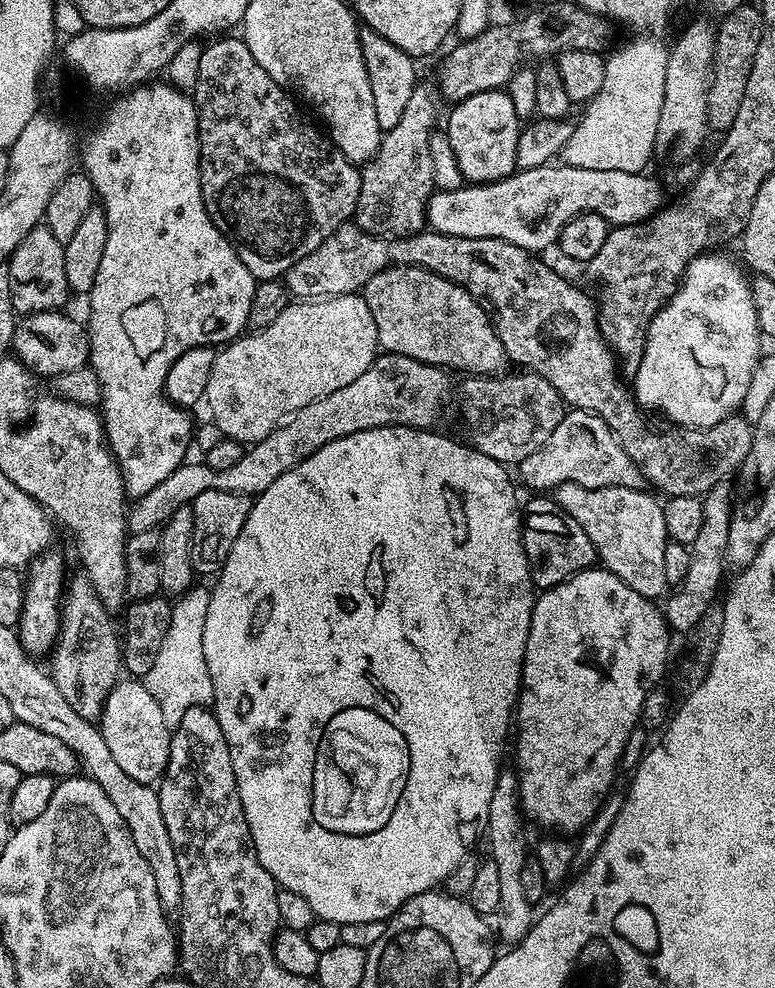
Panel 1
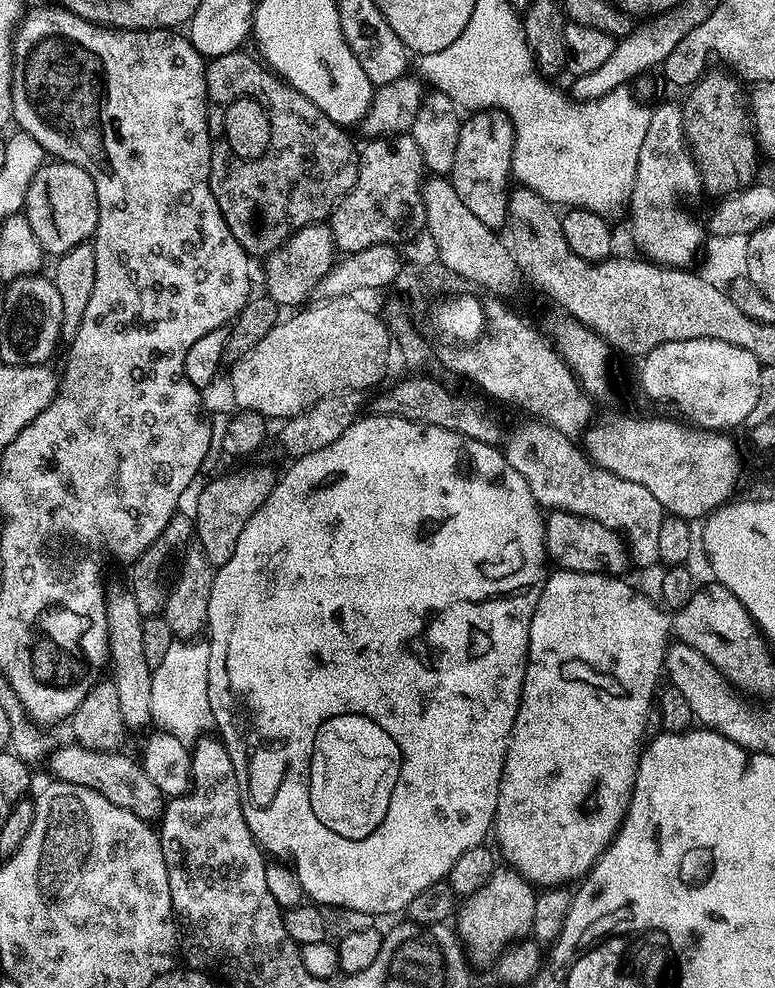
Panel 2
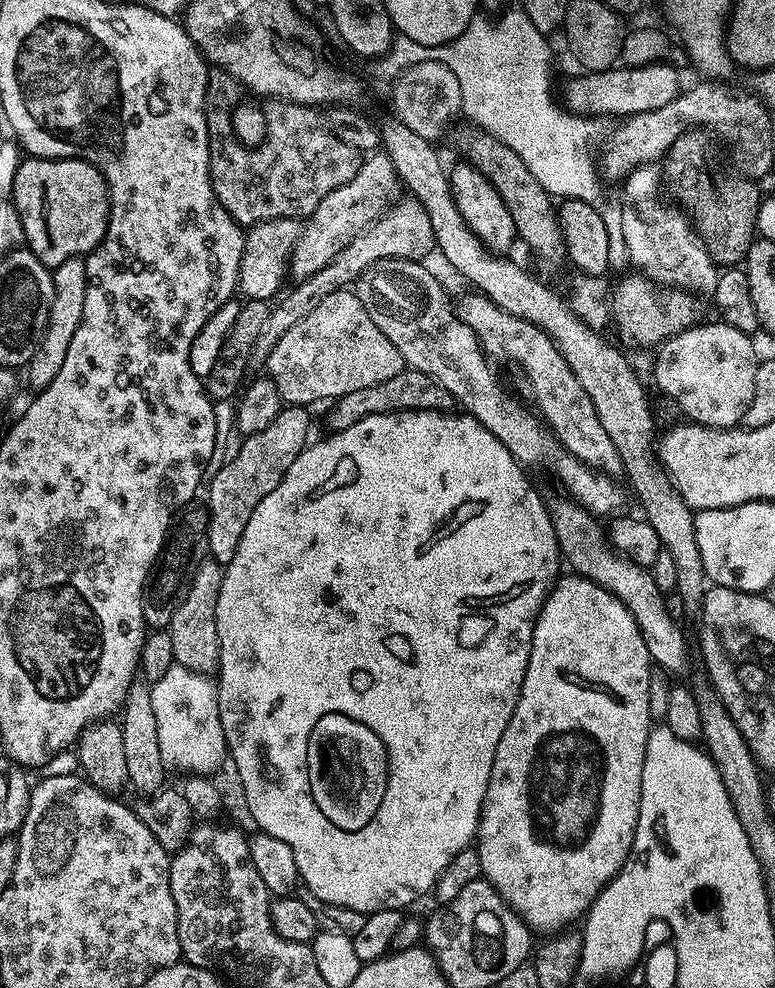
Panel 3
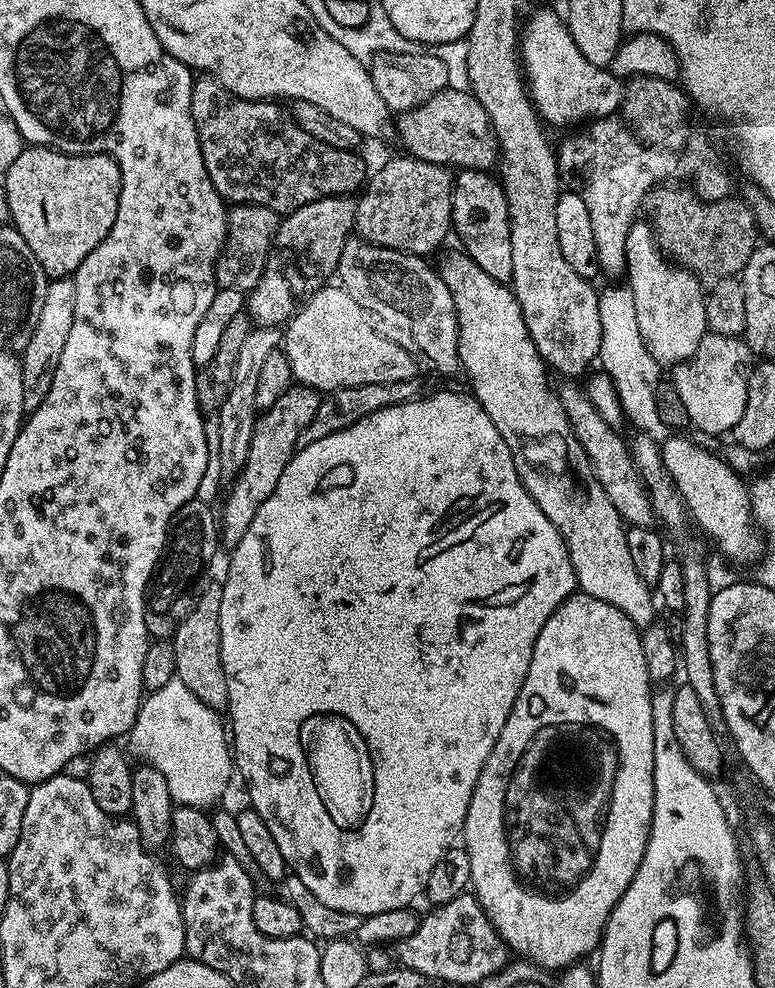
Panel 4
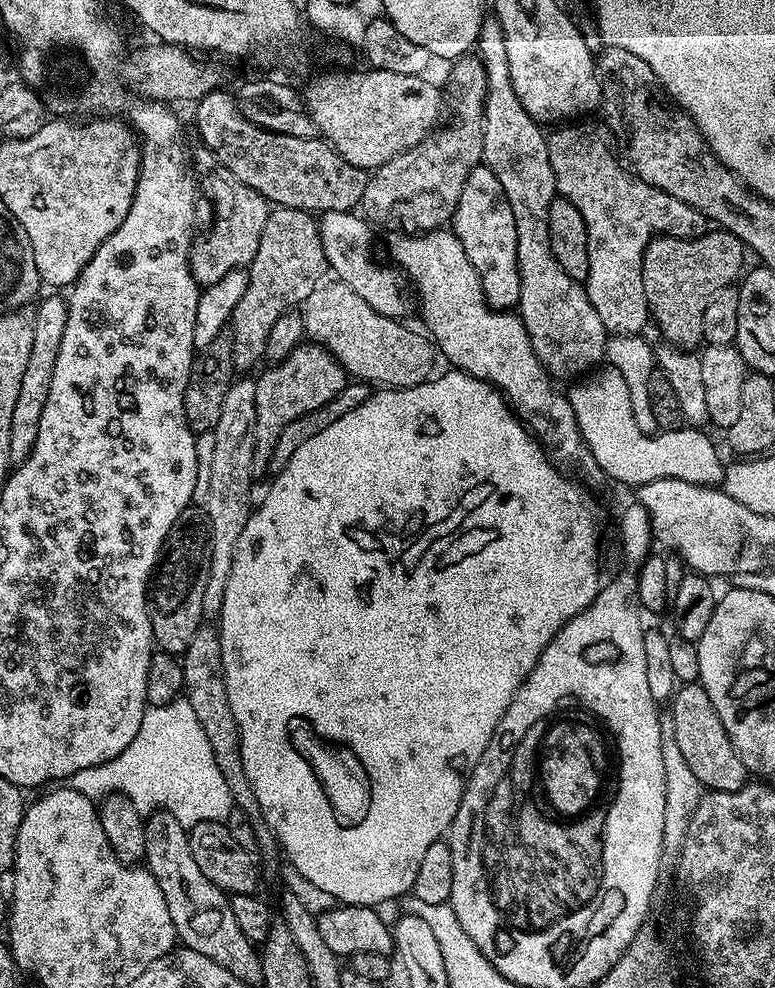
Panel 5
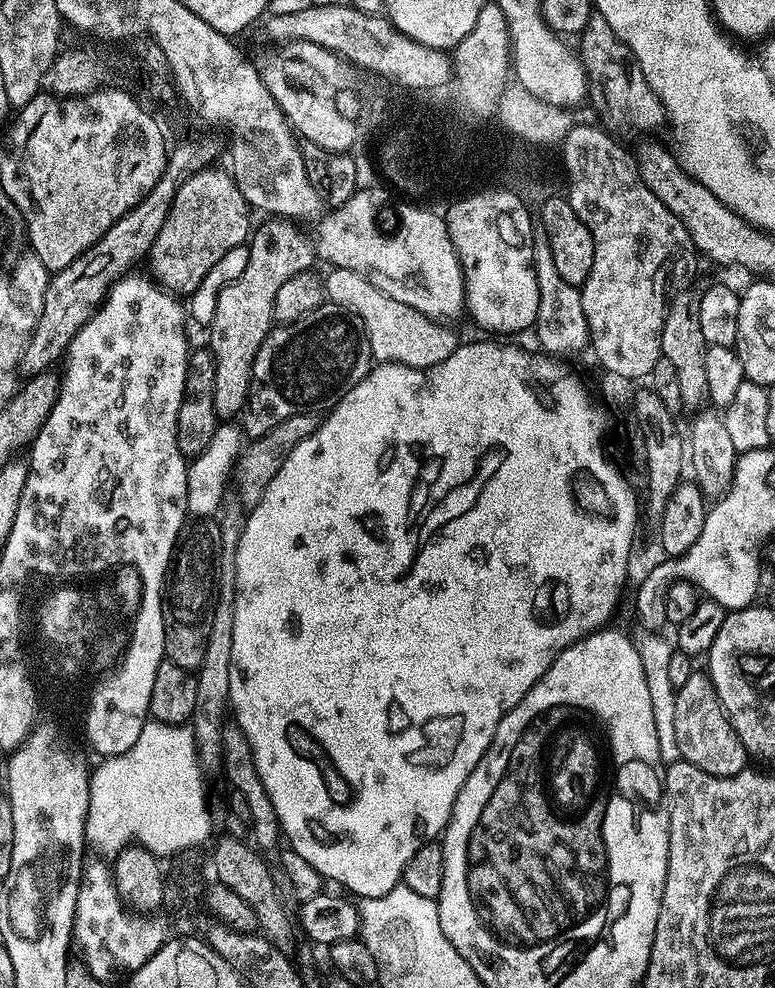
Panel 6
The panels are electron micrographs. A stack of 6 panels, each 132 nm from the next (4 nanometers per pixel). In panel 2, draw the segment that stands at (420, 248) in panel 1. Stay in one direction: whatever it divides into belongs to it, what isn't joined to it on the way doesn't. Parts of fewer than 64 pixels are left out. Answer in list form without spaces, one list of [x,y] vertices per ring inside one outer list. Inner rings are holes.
[[[324,222],[306,226],[294,233],[280,248],[275,248],[263,261],[267,295],[281,306],[303,305],[309,299],[307,296],[311,297],[315,293],[318,282],[326,278],[326,274],[337,260],[338,249],[332,237],[331,227]]]

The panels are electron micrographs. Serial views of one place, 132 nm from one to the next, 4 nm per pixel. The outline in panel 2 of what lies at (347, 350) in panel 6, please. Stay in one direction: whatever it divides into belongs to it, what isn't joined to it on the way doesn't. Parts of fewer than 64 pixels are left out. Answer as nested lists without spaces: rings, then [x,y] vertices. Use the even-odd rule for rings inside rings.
[[[244,472],[229,480],[212,480],[196,496],[194,511],[194,536],[210,565],[214,568],[224,565],[234,554],[237,539],[242,534],[246,522],[254,518],[254,510],[270,498],[278,476],[272,472]]]

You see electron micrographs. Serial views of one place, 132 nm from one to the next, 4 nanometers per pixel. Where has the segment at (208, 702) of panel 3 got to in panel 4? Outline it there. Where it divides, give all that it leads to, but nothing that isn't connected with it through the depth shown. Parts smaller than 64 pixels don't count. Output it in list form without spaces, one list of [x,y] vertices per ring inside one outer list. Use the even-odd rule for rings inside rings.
[[[181,680],[166,682],[162,690],[145,695],[140,702],[140,713],[136,715],[130,739],[131,755],[141,756],[139,759],[143,763],[166,778],[177,805],[211,809],[221,803],[219,800],[223,798],[232,776],[234,780],[234,756],[221,713],[194,698],[194,693]]]

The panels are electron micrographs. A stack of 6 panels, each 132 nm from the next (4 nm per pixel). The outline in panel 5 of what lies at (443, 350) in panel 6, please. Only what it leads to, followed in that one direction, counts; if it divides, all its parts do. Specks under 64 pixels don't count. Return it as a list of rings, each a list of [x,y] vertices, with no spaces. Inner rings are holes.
[[[342,282],[321,283],[302,305],[304,330],[309,341],[328,349],[349,377],[376,386],[409,388],[433,375],[432,363],[438,352],[423,331],[407,328],[407,323],[391,320],[374,310]]]

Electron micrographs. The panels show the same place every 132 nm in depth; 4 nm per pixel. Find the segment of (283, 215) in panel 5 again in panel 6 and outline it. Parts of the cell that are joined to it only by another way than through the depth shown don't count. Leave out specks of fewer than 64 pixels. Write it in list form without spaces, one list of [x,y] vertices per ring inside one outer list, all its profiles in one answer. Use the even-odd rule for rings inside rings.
[[[268,218],[265,221],[265,224],[257,223],[251,233],[248,244],[250,262],[246,262],[242,278],[230,282],[222,294],[218,294],[218,306],[214,306],[210,347],[216,358],[214,410],[220,418],[236,418],[245,411],[254,358],[274,327],[274,298],[278,298],[282,282],[313,267],[313,241],[308,241],[291,219]]]

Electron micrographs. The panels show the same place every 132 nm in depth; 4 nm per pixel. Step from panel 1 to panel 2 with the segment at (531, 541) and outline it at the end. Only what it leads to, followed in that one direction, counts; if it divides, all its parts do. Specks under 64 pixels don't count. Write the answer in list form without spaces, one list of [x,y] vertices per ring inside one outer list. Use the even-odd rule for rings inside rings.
[[[552,510],[547,513],[544,521],[544,550],[549,561],[556,563],[555,567],[569,572],[597,572],[603,576],[625,575],[624,571],[630,568],[630,557],[626,547],[626,541],[620,533],[602,526],[602,522],[594,522],[585,516],[579,516],[573,512],[561,512]]]

